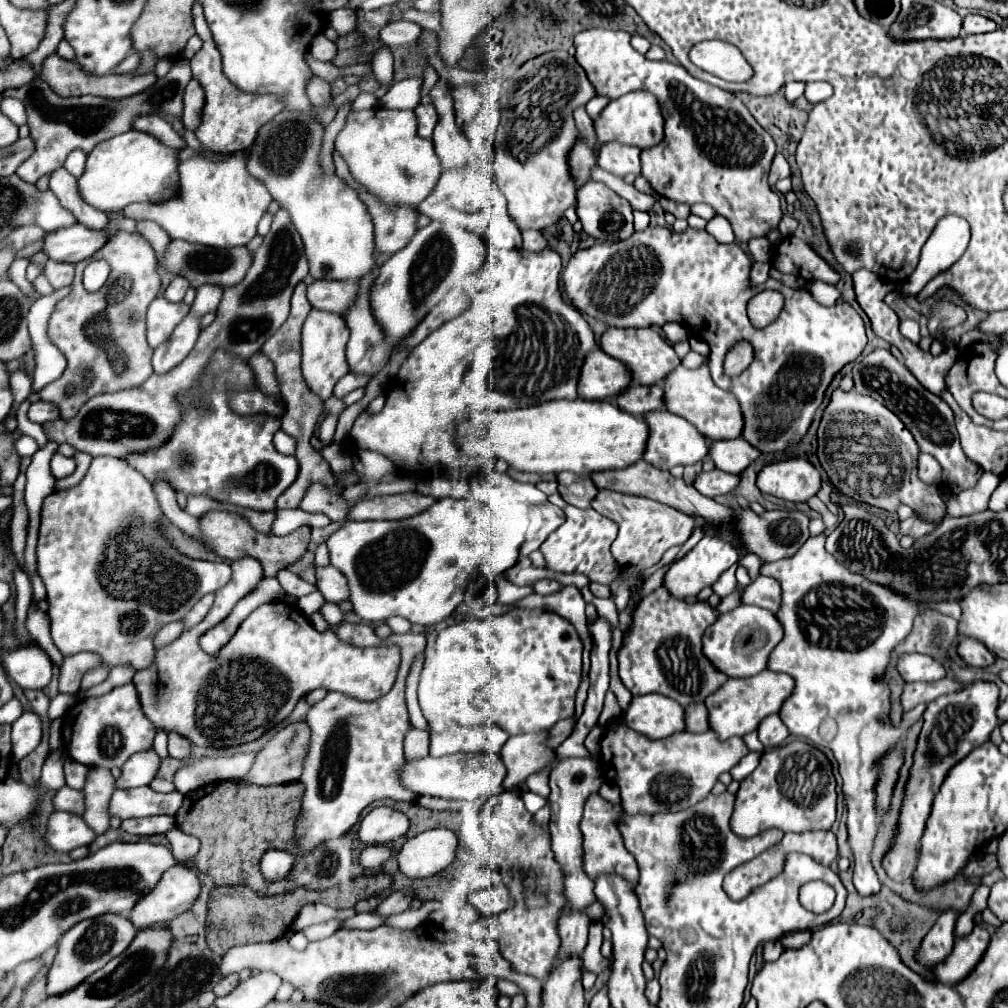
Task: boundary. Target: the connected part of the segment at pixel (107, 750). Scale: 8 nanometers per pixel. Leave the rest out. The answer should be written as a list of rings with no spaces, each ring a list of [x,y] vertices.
[[[132,683],[114,687],[102,697],[84,699],[72,705],[64,715],[62,737],[70,759],[88,767],[122,767],[134,753],[152,749],[156,727],[140,711],[136,689]]]

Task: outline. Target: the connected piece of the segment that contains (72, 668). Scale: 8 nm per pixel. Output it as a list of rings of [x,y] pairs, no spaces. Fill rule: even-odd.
[[[78,653],[66,657],[60,669],[60,693],[70,693],[70,695],[78,693],[82,675],[96,665],[100,665],[100,657],[96,657],[94,653]]]

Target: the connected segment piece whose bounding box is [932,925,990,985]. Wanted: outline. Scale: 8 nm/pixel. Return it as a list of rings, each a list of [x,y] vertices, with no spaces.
[[[974,925],[972,933],[954,939],[952,953],[932,969],[934,977],[942,983],[956,985],[980,963],[980,957],[984,955],[988,941],[990,941],[990,933],[984,927]]]

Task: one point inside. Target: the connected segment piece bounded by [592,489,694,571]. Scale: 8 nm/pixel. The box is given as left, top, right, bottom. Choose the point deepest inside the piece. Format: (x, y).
(647, 530)

